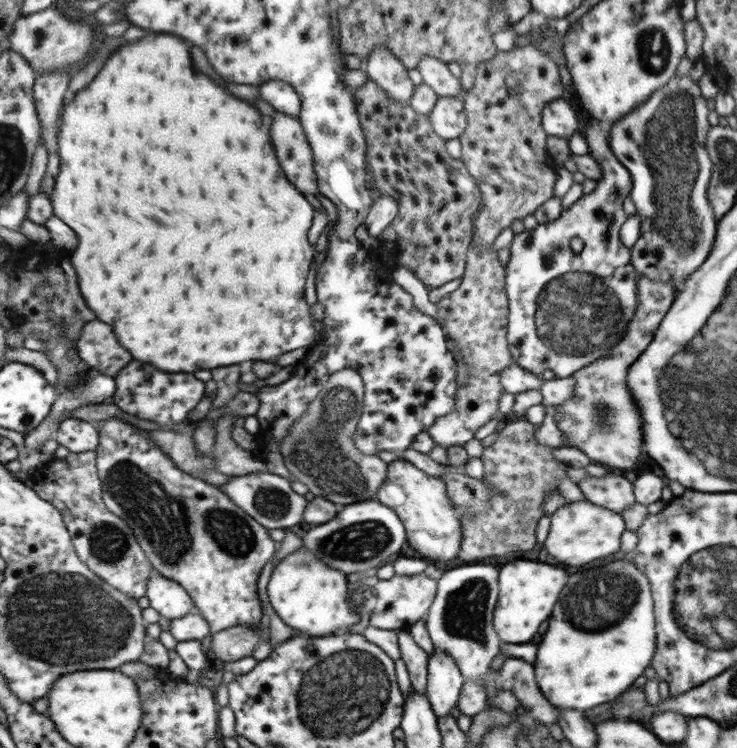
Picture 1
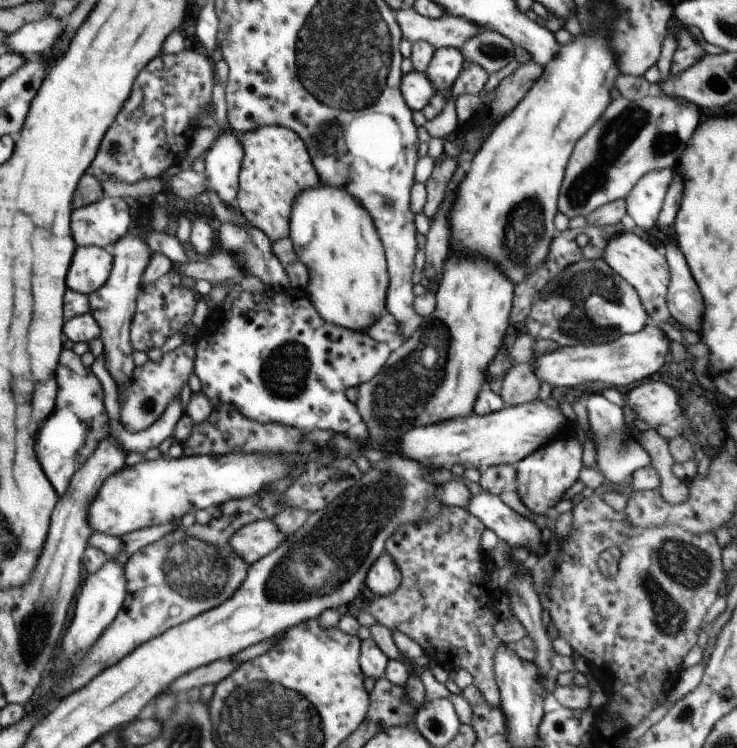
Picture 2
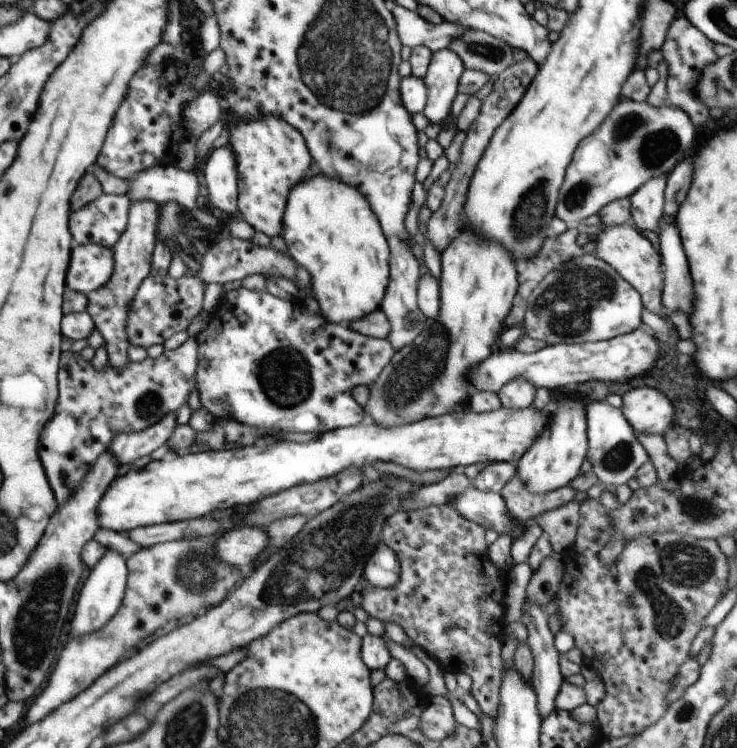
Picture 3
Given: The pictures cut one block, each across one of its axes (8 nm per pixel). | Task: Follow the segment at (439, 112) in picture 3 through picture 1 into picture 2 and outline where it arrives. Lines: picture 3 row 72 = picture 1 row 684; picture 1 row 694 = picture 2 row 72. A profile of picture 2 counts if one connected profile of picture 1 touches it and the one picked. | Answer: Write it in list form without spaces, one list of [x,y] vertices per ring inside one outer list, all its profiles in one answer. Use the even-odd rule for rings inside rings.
[[[440,47],[435,49],[432,60],[425,70],[428,78],[435,88],[435,95],[421,110],[427,120],[436,118],[442,112],[447,99],[442,95],[442,90],[451,88],[460,74],[465,58],[460,49],[456,47]]]

